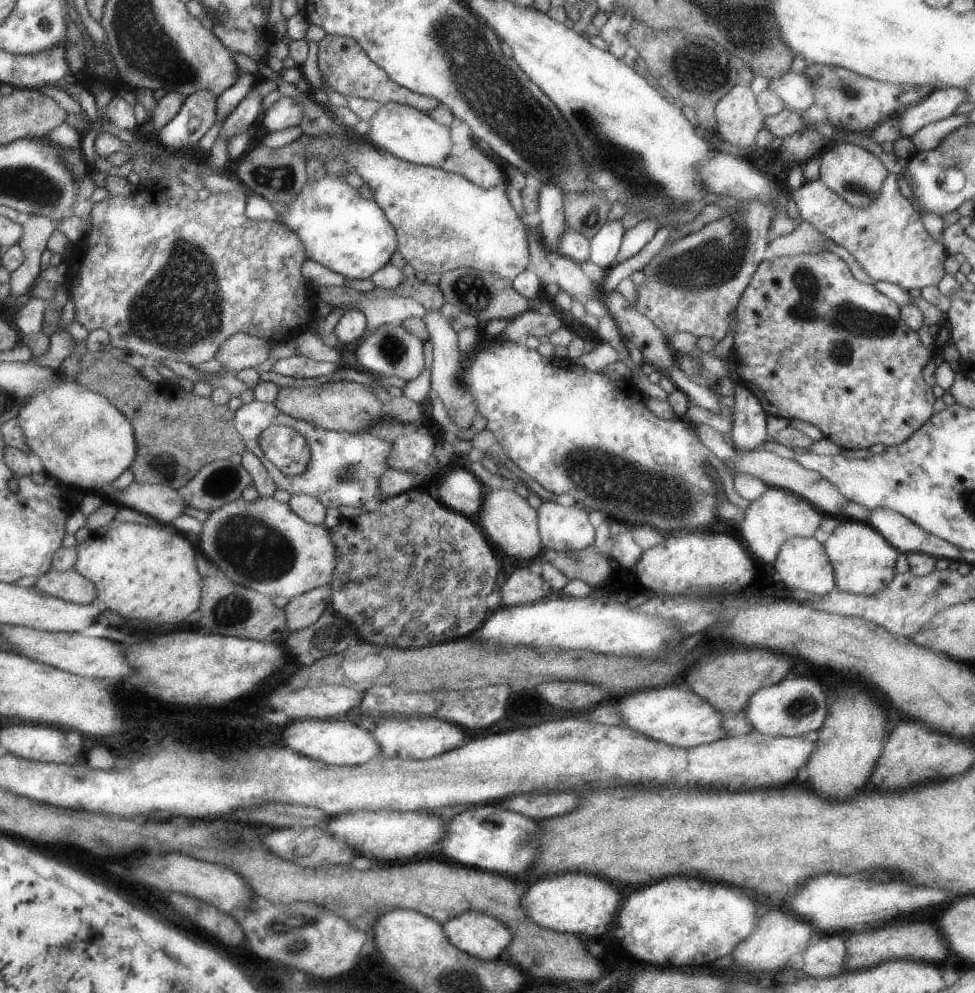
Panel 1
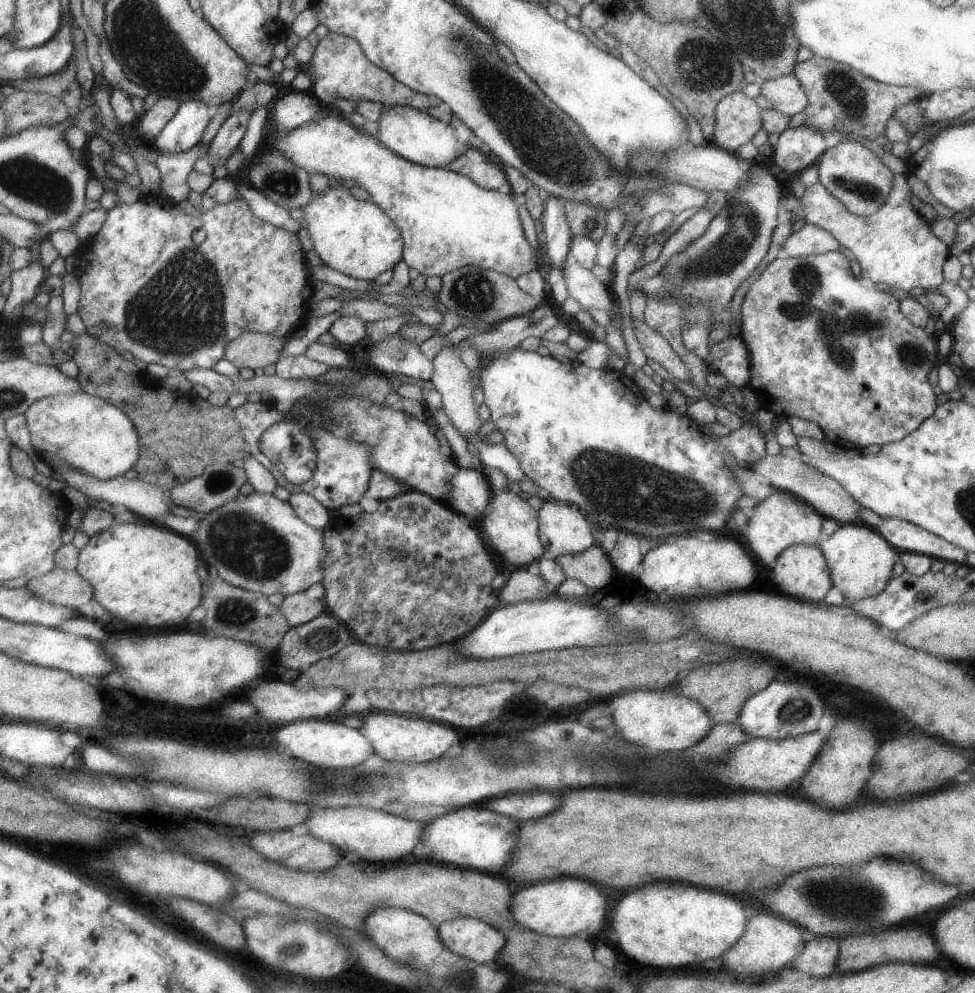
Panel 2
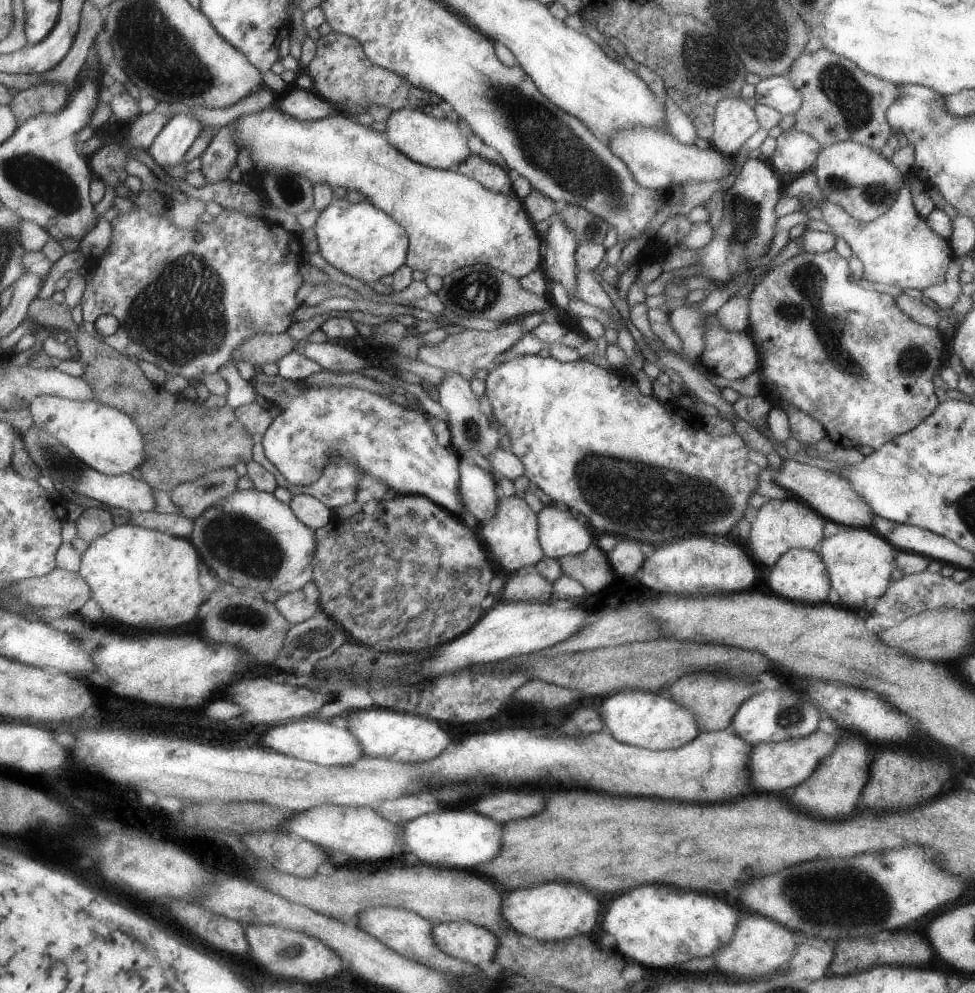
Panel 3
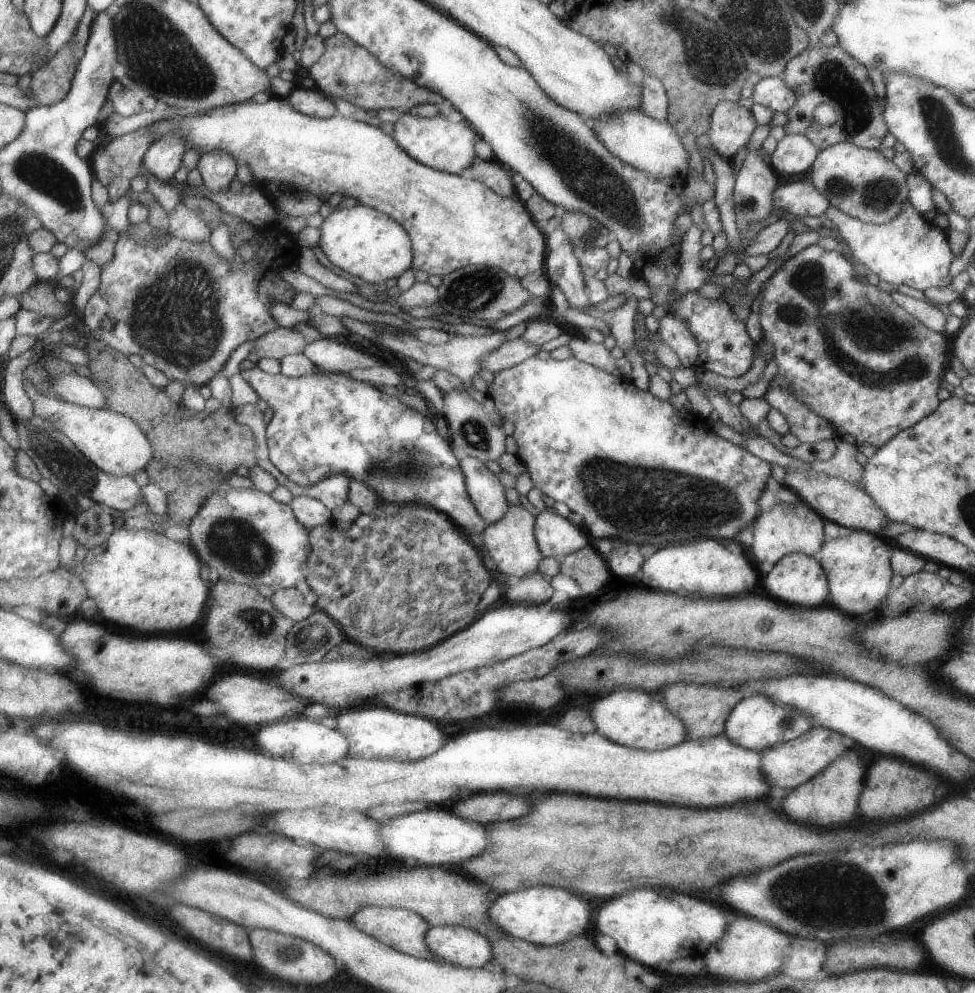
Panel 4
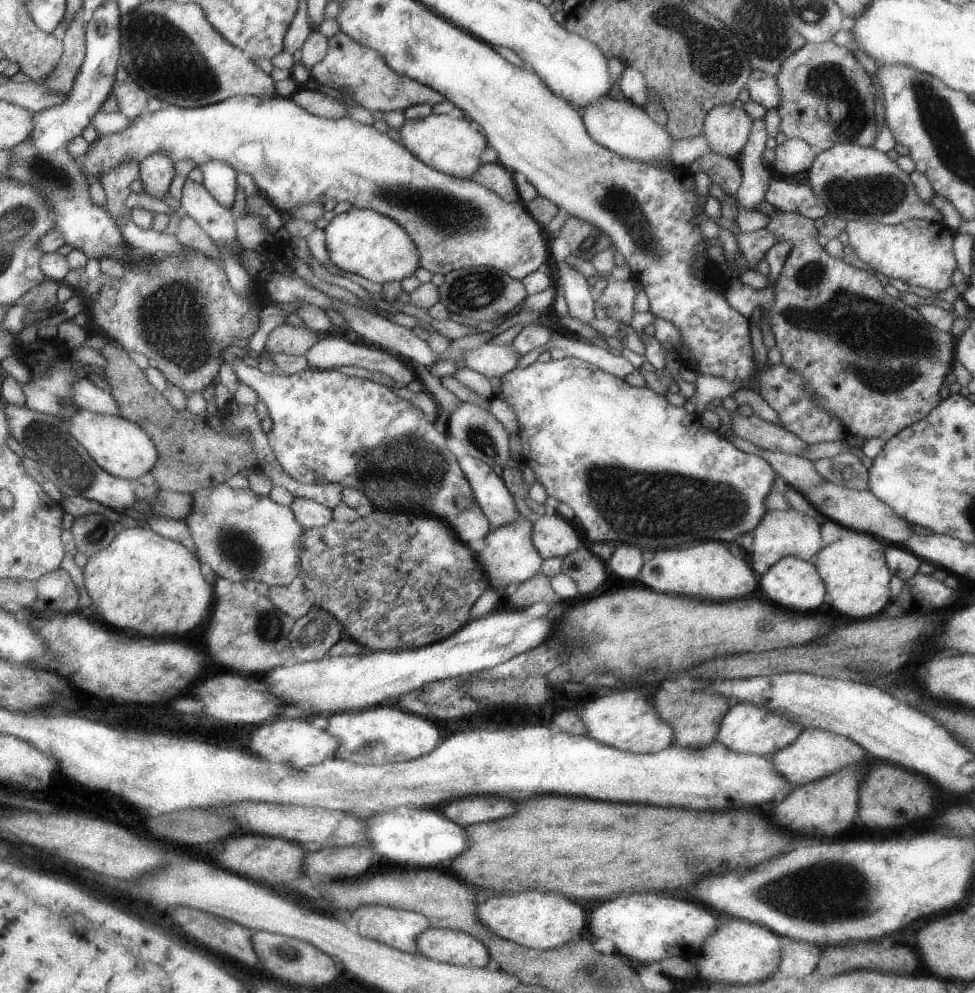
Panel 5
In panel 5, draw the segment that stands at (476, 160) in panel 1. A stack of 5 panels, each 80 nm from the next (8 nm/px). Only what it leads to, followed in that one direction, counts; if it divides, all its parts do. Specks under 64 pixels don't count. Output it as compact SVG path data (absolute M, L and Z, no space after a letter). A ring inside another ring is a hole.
M495 162L482 164L467 178L488 188L506 203L512 203L519 200L516 184L512 175L513 174L503 165L499 162Z

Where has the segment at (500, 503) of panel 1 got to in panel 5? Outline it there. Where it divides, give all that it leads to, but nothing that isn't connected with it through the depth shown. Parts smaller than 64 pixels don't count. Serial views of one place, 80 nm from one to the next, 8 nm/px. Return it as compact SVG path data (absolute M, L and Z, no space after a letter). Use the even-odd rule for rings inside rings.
M518 514L516 519L511 524L505 525L504 527L492 528L492 530L482 538L484 548L480 553L475 553L475 560L485 576L487 576L489 583L496 586L499 582L501 582L505 587L509 587L510 589L511 587L525 582L526 580L529 580L539 574L543 559L539 556L539 553L535 550L535 547L531 544L531 535L531 521Z

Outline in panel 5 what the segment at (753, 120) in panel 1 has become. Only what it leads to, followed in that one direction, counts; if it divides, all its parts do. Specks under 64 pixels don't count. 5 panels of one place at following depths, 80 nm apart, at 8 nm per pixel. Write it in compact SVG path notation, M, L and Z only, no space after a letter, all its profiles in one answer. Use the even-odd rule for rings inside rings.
M714 106L707 112L702 124L708 150L737 159L747 142L752 122L741 107Z

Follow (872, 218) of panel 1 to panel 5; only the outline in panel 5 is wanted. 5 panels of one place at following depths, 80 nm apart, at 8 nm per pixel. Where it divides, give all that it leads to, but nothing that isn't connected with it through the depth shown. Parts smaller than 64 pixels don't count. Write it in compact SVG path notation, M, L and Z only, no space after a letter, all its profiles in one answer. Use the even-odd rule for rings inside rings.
M909 219L896 225L880 225L879 223L864 223L861 221L846 221L843 237L849 240L856 258L865 263L866 268L877 270L888 278L898 278L908 286L929 288L934 293L941 292L951 286L951 272L958 268L952 249L956 232L945 226L943 222L929 222L923 219Z

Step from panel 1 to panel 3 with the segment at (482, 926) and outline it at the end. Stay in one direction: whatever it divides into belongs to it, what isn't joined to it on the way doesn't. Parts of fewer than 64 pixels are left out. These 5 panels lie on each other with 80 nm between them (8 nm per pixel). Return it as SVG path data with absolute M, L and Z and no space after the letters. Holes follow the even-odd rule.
M469 921L439 923L432 927L431 936L441 952L461 962L477 967L481 961L494 960L497 939Z

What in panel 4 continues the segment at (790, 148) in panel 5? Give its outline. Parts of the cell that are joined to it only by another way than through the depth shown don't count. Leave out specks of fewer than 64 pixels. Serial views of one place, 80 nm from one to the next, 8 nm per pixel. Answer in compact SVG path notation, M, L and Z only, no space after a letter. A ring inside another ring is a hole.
M800 134L787 135L776 142L767 162L778 172L799 173L813 166L818 150L805 136Z

